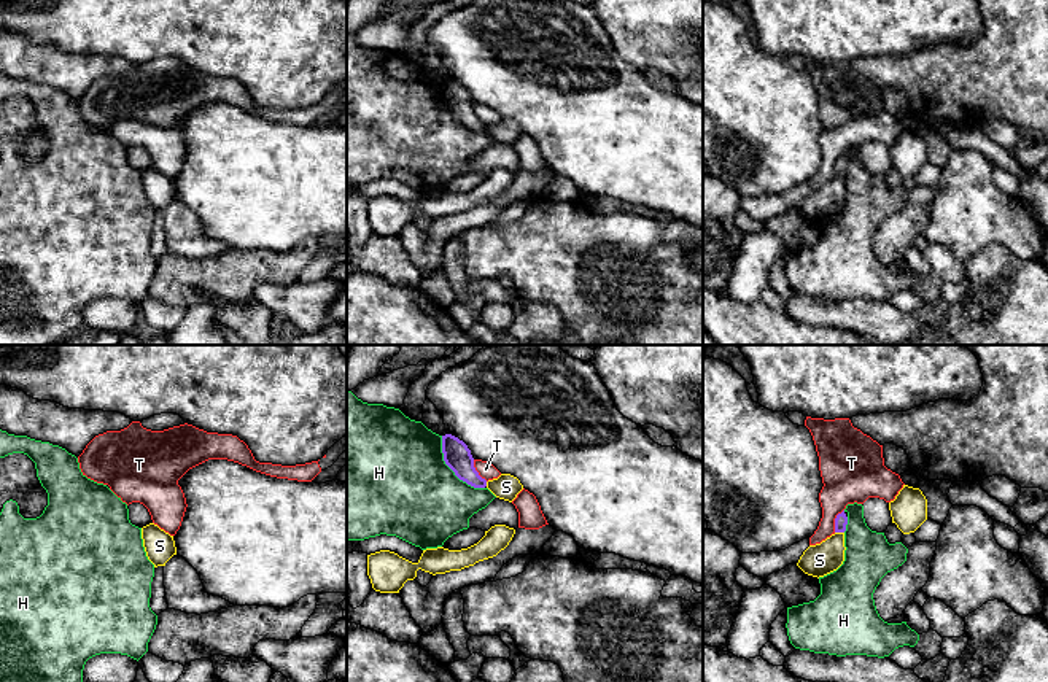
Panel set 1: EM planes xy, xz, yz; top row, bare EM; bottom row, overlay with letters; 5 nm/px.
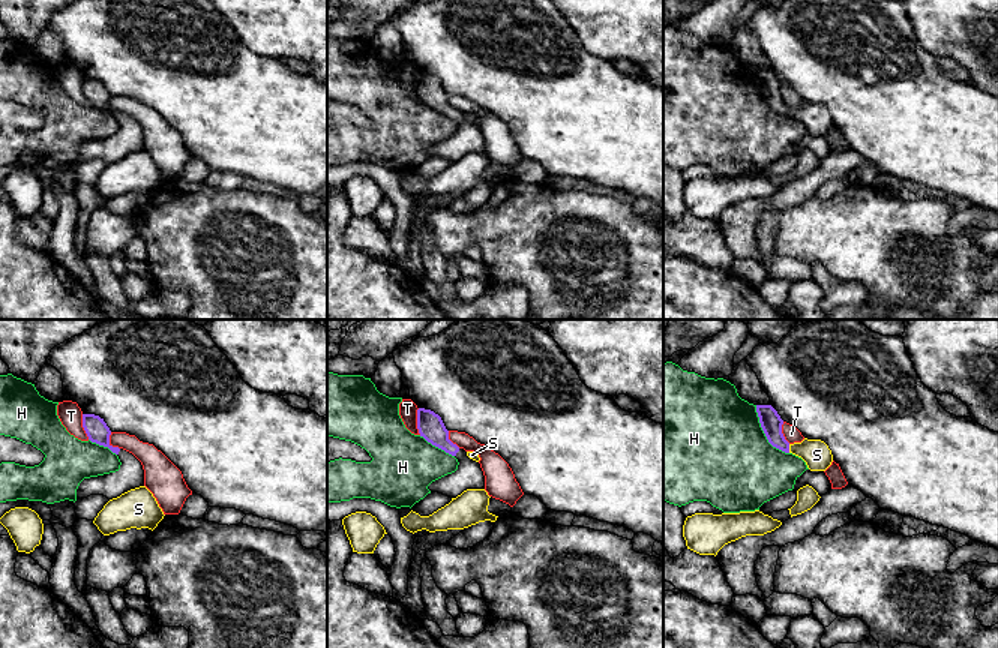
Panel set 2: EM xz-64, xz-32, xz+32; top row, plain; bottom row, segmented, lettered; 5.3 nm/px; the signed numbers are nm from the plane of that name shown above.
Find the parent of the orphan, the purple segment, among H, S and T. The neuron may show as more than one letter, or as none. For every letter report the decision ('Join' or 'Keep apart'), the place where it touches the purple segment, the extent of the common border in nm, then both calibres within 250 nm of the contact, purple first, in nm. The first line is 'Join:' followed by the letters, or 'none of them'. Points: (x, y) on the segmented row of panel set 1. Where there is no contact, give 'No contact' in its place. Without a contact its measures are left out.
Join: none of them
H: Keep apart. Touches purple at xz (450, 468). Shared border 340 nm. Thickness 140 nm (purple) against 480 nm
S: Keep apart. Touches purple at yz (840, 531). Shared border 50 nm. Thickness 60 nm (purple) against 160 nm
T: Keep apart. Touches purple at yz (835, 520). Shared border 130 nm. Thickness 60 nm (purple) against 280 nm

